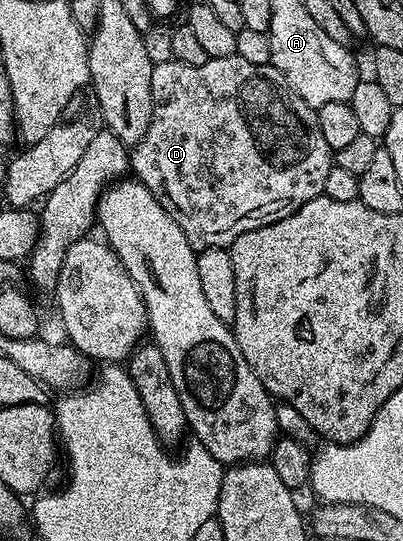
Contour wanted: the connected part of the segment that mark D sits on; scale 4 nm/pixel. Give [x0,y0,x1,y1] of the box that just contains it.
[130,57,333,249]

